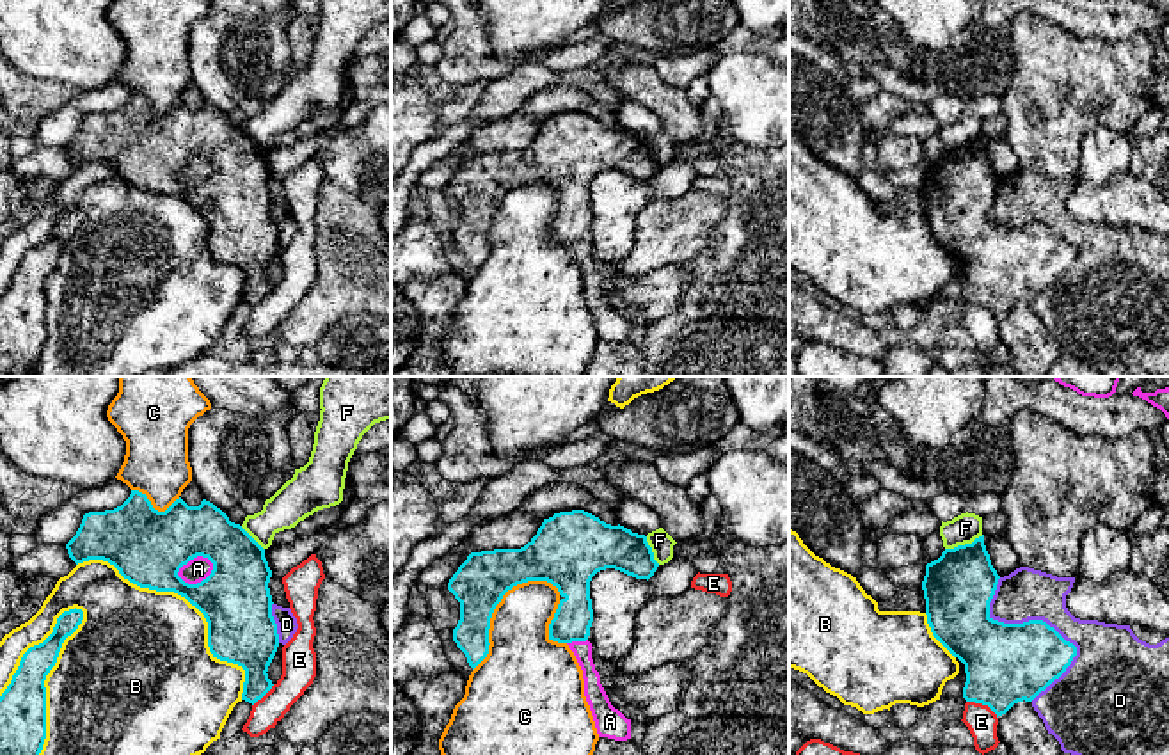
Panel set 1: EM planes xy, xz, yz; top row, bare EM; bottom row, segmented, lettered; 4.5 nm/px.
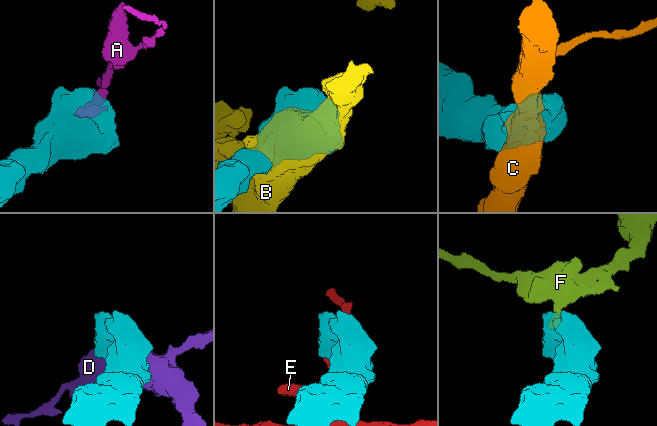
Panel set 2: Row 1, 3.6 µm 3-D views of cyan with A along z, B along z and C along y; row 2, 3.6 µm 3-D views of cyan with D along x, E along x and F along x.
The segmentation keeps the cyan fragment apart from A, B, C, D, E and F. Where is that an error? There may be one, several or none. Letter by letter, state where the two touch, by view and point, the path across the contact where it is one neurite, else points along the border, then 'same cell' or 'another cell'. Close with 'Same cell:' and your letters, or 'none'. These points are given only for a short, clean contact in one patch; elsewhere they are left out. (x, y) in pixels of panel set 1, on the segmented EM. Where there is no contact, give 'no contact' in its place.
A: meets cyan in xy at (194, 556); another cell
B: meets cyan in xy at (45, 679); another cell
C: meets cyan in xz at (494, 608); another cell
D: meets cyan in yz at (1041, 620); another cell
E: meets cyan in yz at (983, 704); border along yz (967, 700), (985, 704), (997, 718); another cell
F: meets cyan in yz at (965, 544); border along yz (983, 535), (946, 549); another cell
Same cell: none

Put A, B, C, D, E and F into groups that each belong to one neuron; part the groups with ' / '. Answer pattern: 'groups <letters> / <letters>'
groups A / B / C / D / E / F

